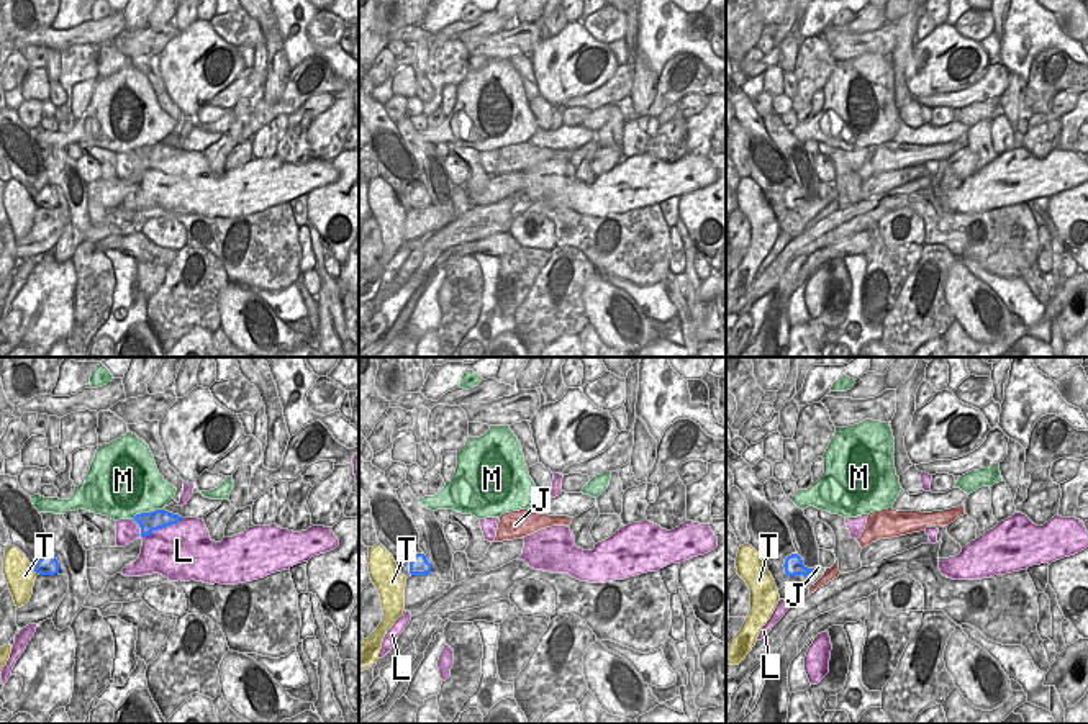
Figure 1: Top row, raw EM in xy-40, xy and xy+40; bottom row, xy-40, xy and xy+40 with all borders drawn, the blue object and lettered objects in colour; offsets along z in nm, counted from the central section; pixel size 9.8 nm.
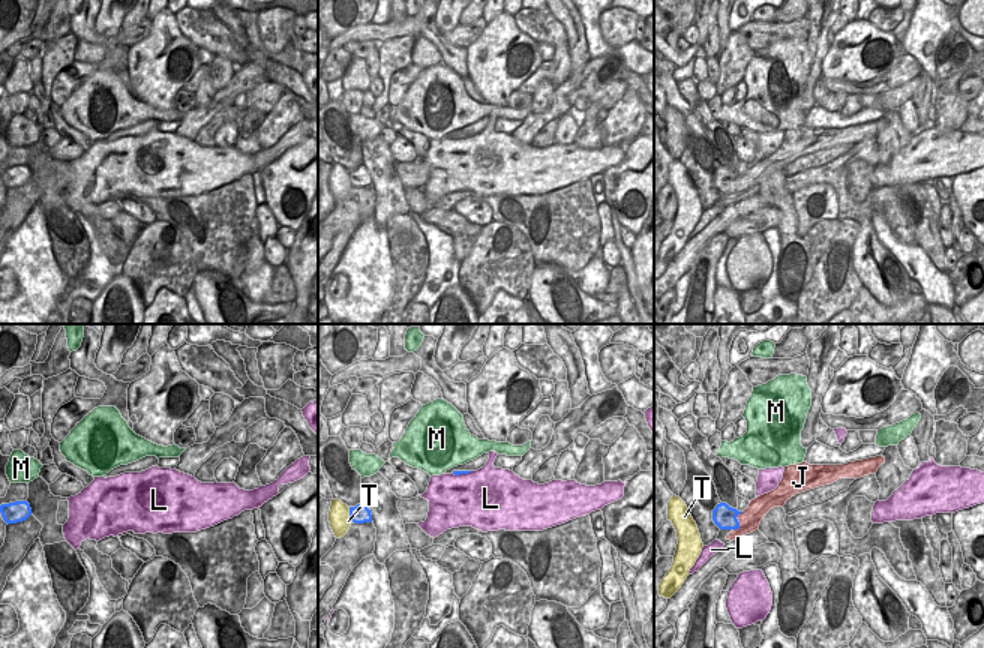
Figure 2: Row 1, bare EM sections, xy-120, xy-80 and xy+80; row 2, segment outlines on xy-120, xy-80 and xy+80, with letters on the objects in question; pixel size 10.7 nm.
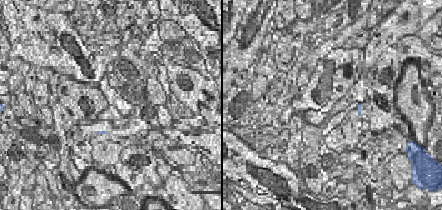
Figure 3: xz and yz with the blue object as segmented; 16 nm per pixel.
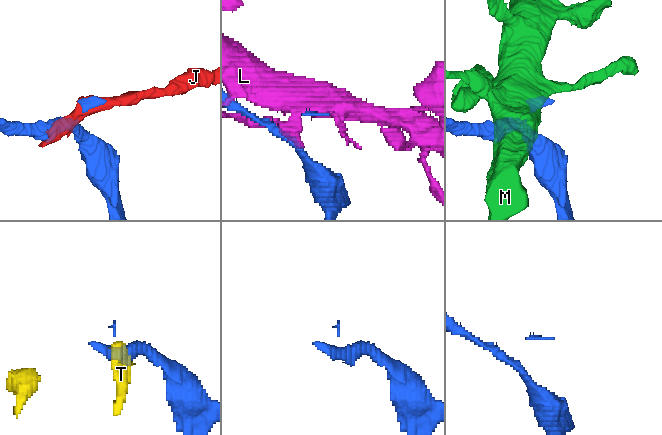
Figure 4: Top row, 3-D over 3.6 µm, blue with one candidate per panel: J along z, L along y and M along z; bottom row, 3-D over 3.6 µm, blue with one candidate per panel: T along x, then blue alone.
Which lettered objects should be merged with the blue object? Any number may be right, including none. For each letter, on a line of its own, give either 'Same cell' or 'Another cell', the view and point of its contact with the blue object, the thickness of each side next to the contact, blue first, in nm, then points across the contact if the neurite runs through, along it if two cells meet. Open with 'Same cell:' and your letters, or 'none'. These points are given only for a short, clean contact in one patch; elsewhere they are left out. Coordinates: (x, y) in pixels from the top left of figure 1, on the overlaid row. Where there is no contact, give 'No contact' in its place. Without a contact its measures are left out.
Same cell: none
J: Another cell. No contact
L: Another cell. Touches blue at xy-40 (154, 529). Thickness 190 nm (blue) against 460 nm
M: Another cell. Touches blue at xy-40 (146, 513). Thickness 190 nm (blue) against 480 nm. Boundary: xy-40 (163, 508), (141, 511), (131, 518)
T: Another cell. Touches blue at xy-40 (36, 572). Thickness 200 nm (blue) against 300 nm. Boundary: xy-40 (33, 569), (40, 574)

